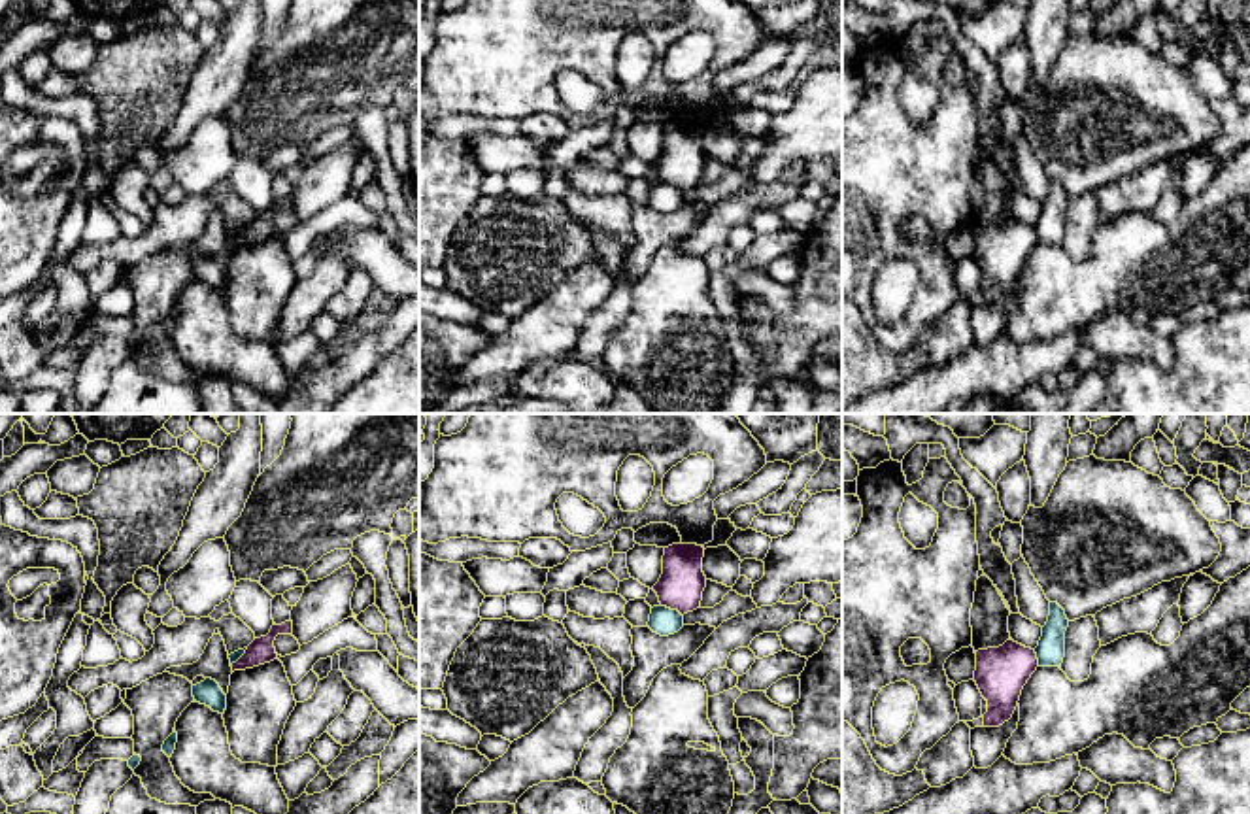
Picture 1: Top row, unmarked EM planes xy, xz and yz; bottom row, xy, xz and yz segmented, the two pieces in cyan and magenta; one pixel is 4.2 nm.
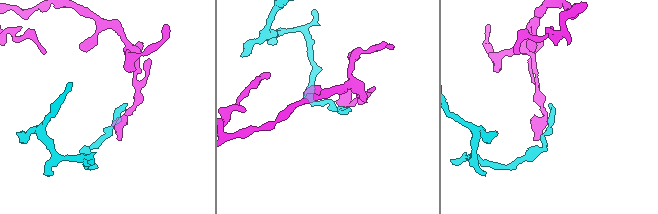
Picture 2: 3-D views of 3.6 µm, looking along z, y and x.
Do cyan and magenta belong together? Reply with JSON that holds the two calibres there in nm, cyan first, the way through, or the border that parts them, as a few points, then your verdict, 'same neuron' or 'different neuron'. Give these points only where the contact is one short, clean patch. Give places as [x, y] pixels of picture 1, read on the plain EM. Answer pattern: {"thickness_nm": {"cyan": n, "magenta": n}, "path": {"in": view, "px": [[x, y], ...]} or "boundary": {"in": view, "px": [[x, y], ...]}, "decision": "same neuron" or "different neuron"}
{"thickness_nm": {"cyan": 120, "magenta": 190}, "boundary": {"in": "xz", "px": [[661, 182], [682, 193]]}, "decision": "different neuron"}

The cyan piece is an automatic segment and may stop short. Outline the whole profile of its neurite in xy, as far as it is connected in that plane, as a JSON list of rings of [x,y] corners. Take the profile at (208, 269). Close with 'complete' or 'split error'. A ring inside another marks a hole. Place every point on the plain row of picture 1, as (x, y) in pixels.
[[[279,236],[234,247],[227,272],[215,257],[206,255],[193,263],[193,274],[223,293],[236,336],[278,344],[278,321],[296,283]]]; split error

